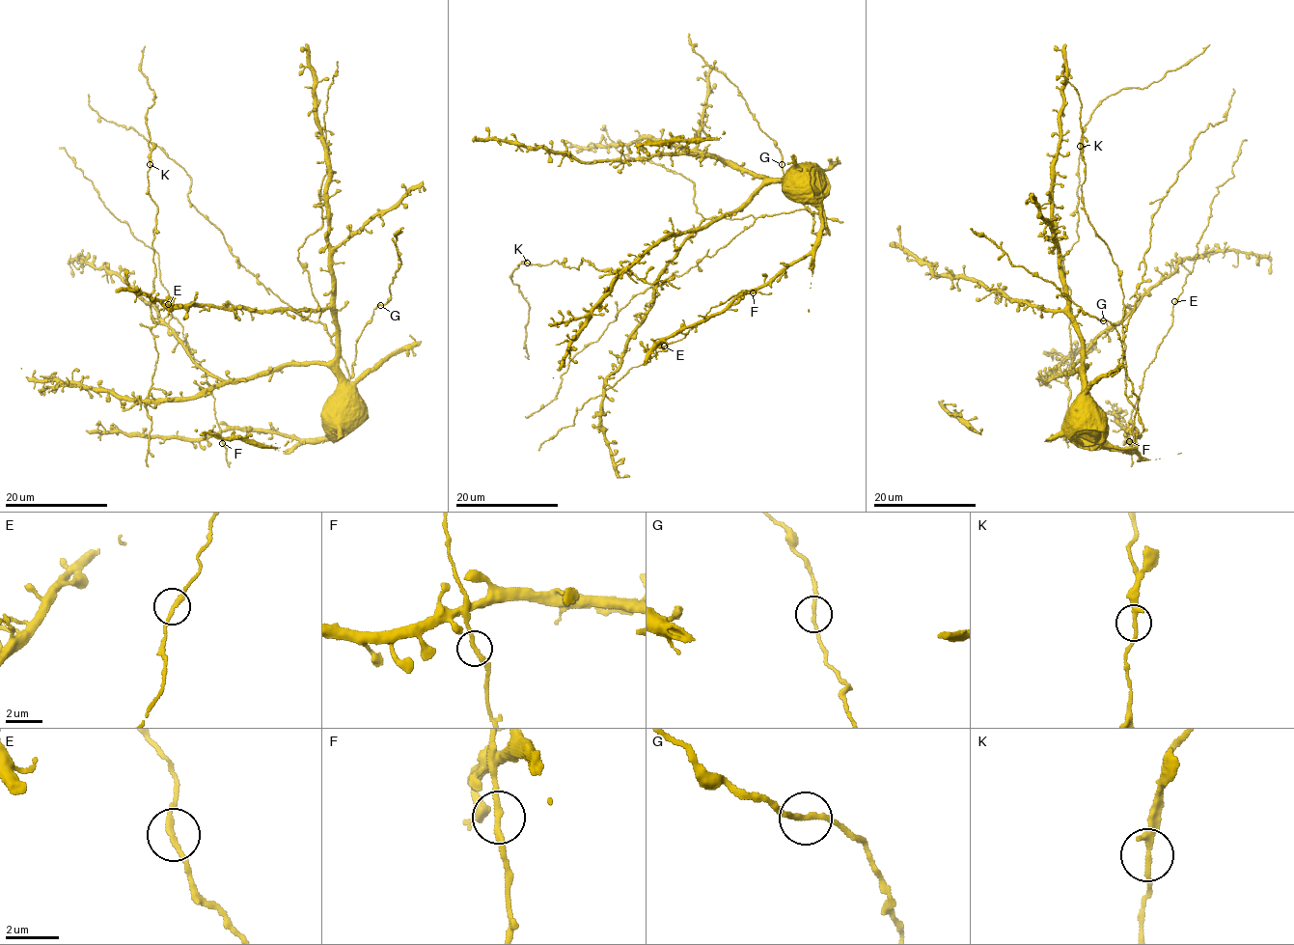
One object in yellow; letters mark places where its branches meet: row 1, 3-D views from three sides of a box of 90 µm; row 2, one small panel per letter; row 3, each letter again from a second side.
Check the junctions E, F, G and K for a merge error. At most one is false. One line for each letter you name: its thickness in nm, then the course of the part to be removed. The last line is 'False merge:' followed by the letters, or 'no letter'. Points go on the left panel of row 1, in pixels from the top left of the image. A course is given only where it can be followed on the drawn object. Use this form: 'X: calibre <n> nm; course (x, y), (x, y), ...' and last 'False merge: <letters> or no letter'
K: calibre 220 nm; course (149, 164), (146, 120), (154, 97), (147, 77), (139, 69), (145, 45)
False merge: K

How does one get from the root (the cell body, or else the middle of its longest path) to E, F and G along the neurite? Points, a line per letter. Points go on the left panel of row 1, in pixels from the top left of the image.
E: (347, 419), (331, 436), (317, 439), (221, 424), (215, 417), (212, 387), (168, 305)
F: (347, 419), (326, 438), (291, 438), (280, 433), (231, 430), (221, 432), (222, 443)
G: (347, 419), (338, 435), (343, 435), (326, 433), (326, 404), (351, 376), (356, 340), (380, 305)

